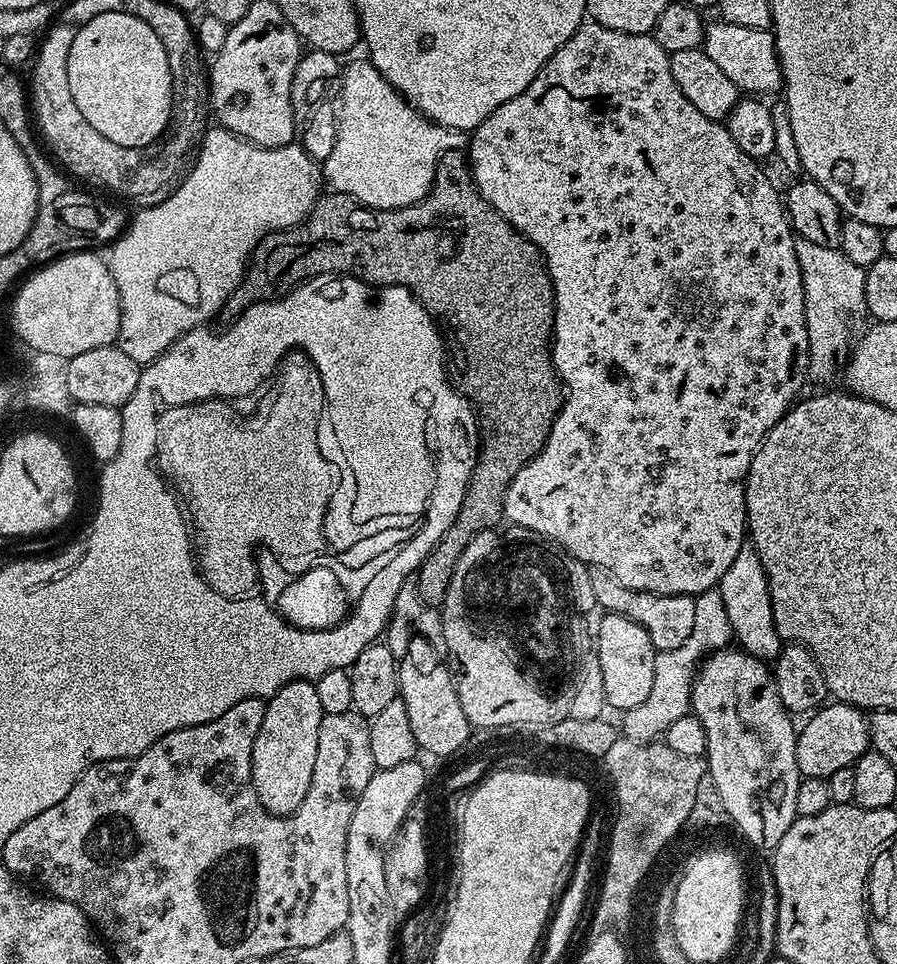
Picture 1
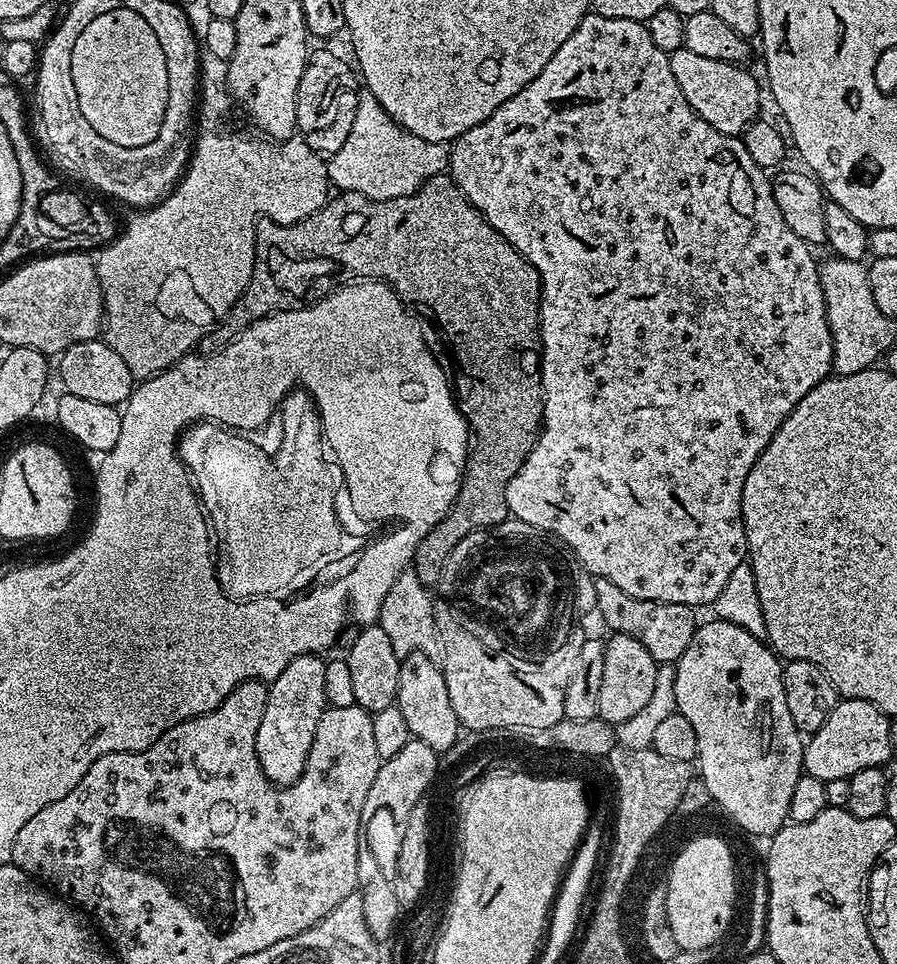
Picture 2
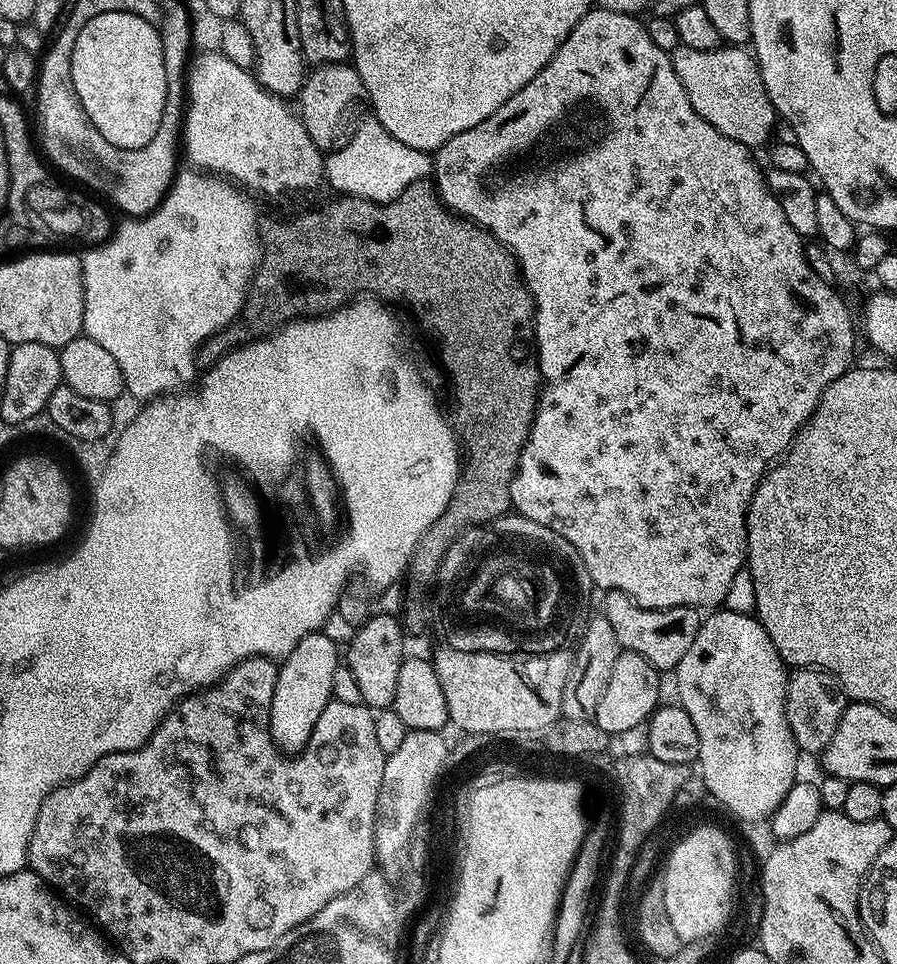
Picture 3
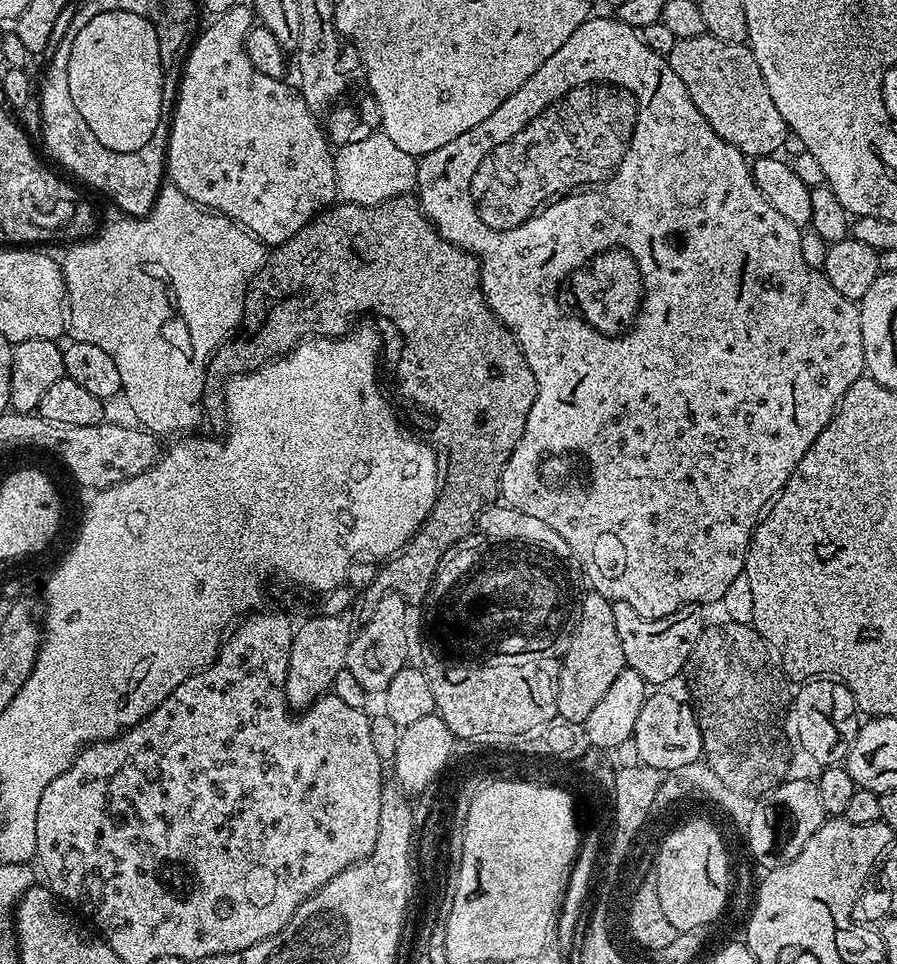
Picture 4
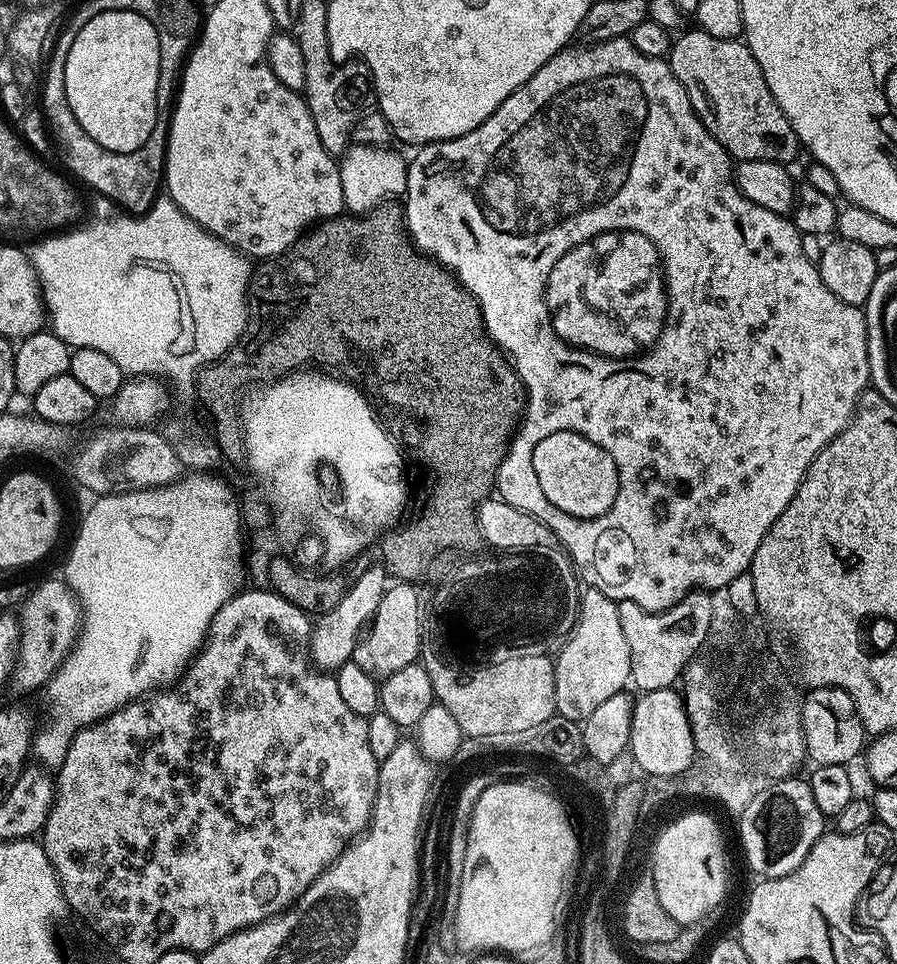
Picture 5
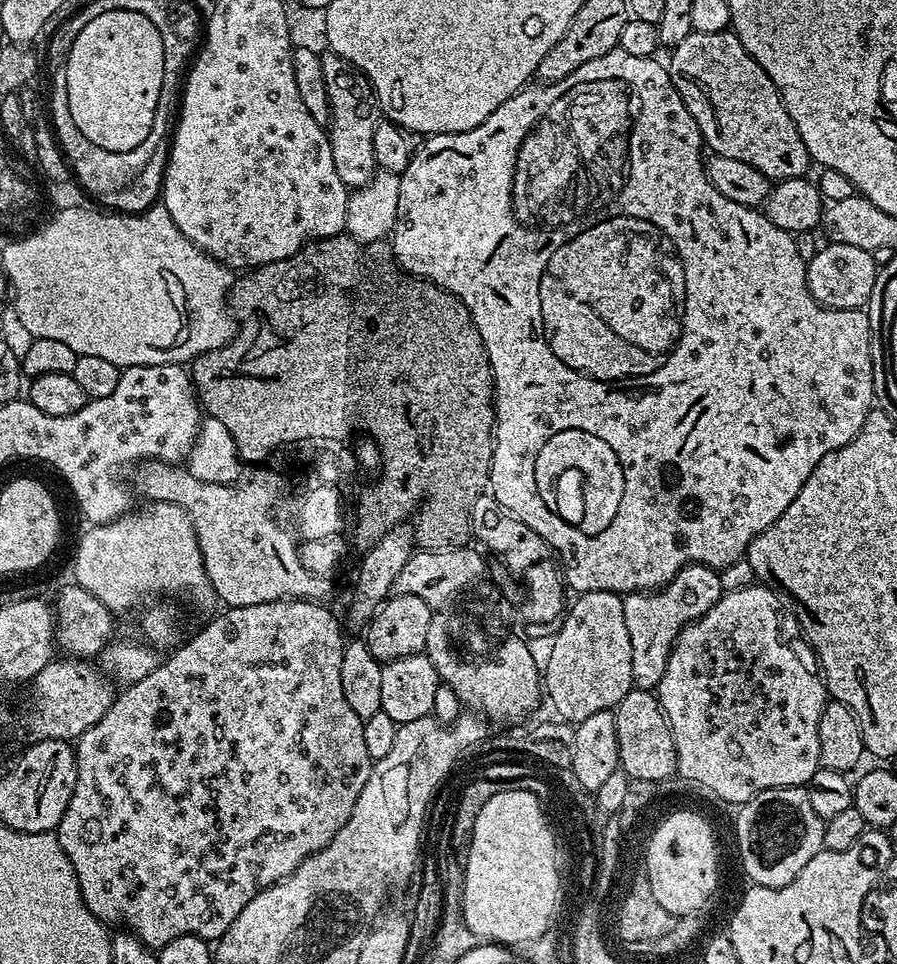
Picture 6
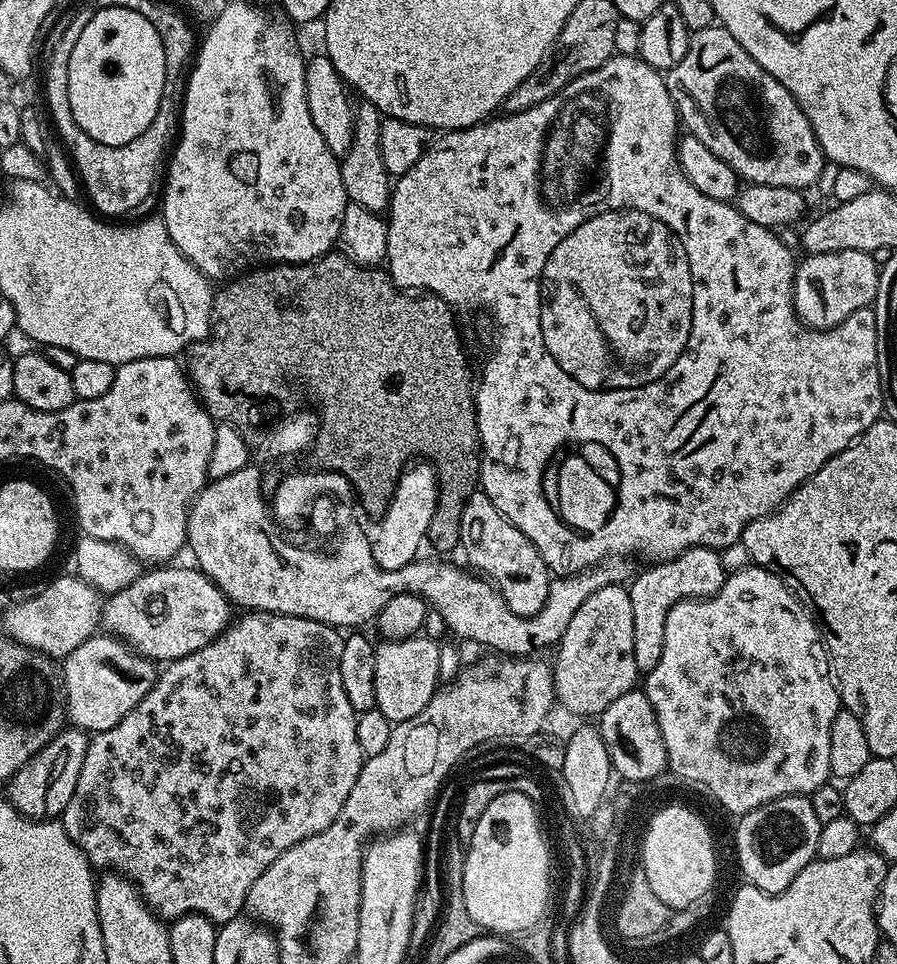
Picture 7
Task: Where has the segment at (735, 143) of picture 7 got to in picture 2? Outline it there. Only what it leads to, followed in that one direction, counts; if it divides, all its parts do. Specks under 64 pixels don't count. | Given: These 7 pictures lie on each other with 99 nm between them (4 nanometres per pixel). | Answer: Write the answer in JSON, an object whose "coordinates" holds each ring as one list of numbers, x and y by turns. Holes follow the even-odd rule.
{"coordinates":[[680,47,678,50,668,53,668,58,670,62,671,73,674,74,675,81,678,82,678,87,682,90,682,95,686,98,686,102,702,117,704,121,710,126,714,126,714,130,718,130,722,134,727,136,740,136,743,134,747,128,754,123,758,117,761,115,760,112,760,88,762,92,762,84,755,80,750,73,747,72,747,67,741,66,739,64,731,64,730,62,718,62,718,58,701,58,699,54,694,54,694,50,689,48]]}

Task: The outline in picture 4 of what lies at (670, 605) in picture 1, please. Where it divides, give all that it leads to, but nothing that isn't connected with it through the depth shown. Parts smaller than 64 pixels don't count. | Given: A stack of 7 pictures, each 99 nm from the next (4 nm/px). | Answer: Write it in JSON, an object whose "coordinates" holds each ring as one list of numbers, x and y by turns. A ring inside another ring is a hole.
{"coordinates":[[621,600,612,601,614,610,614,630,618,630,618,642,622,642,622,654,625,665,642,674,645,685,664,686,680,671,689,667,692,652,698,646,698,638,702,638,706,627,705,609,699,604,687,604,674,614,666,614,662,618,642,618,634,606]]}

